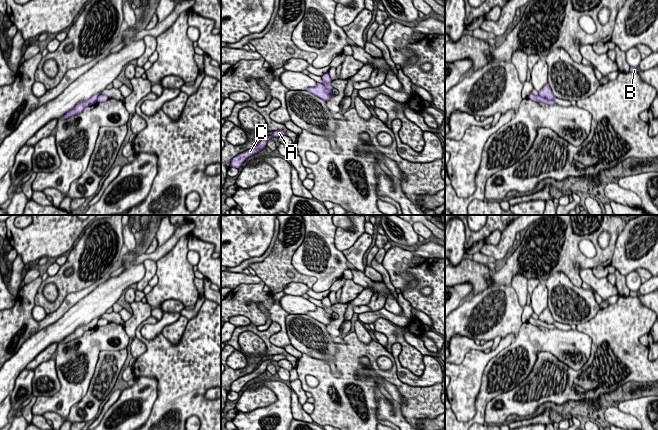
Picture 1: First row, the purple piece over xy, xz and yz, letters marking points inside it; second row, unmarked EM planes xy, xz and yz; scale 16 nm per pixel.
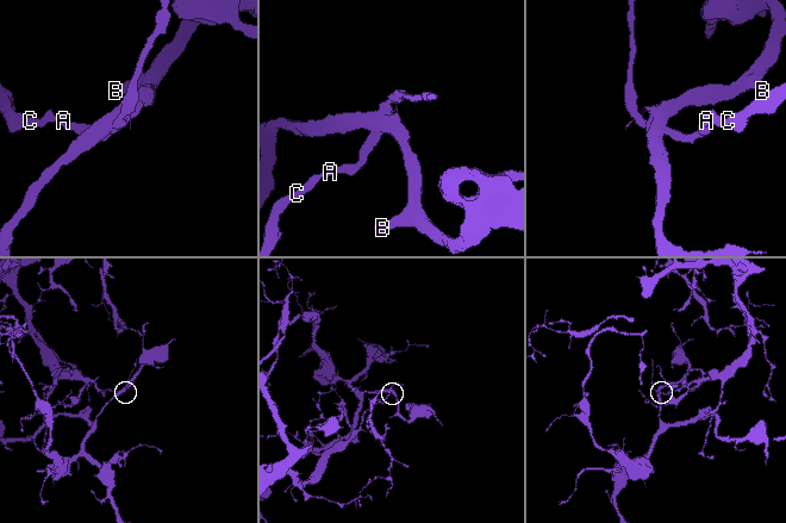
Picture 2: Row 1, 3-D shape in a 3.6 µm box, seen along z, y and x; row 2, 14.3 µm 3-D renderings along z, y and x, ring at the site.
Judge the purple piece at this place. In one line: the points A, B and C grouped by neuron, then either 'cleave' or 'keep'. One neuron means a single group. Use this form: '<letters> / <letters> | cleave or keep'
A C / B | cleave

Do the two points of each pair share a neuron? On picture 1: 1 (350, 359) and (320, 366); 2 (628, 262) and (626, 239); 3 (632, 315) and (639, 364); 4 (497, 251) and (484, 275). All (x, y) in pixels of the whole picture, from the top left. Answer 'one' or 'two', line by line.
1: one
2: one
3: one
4: two

